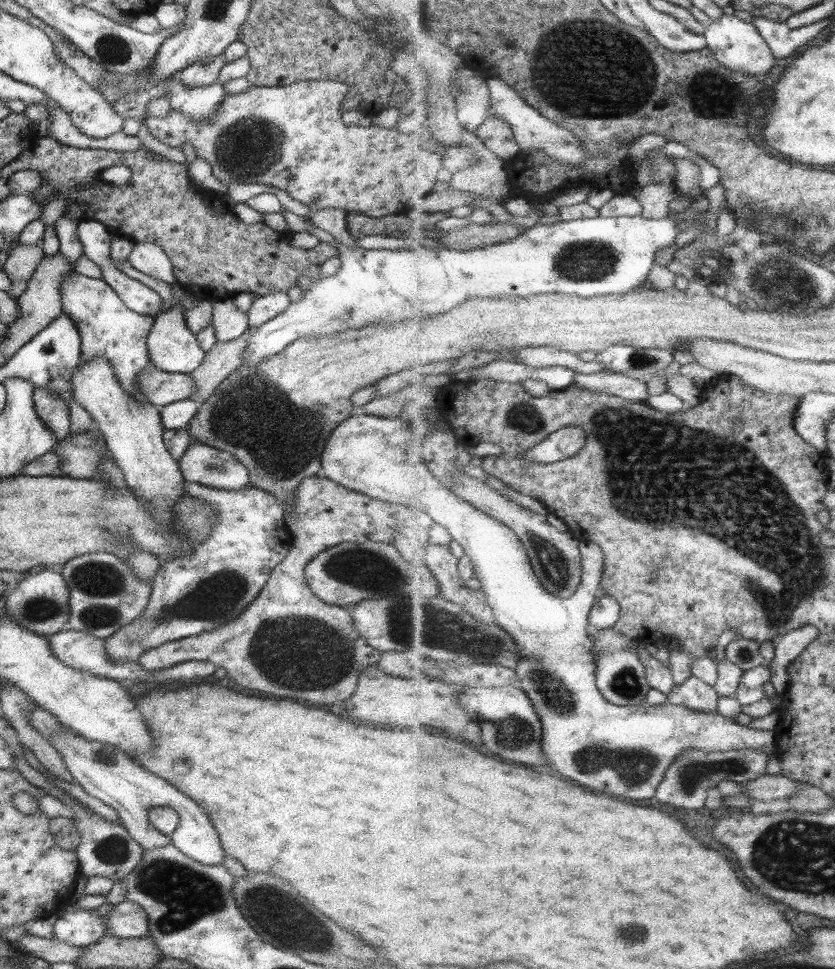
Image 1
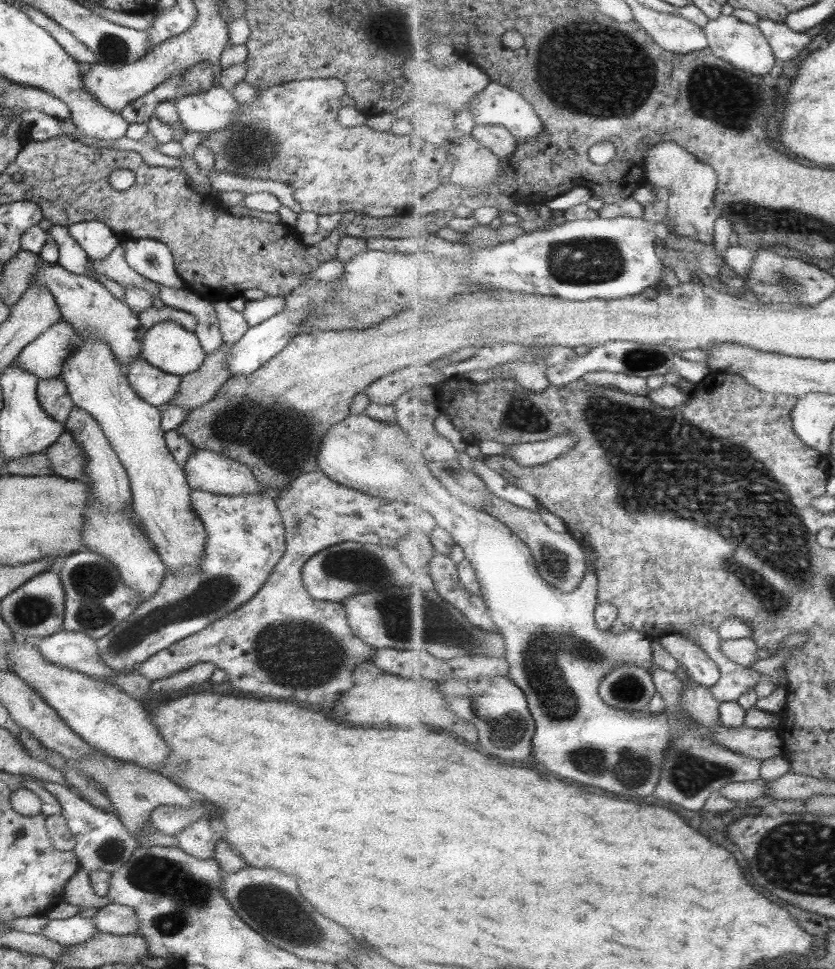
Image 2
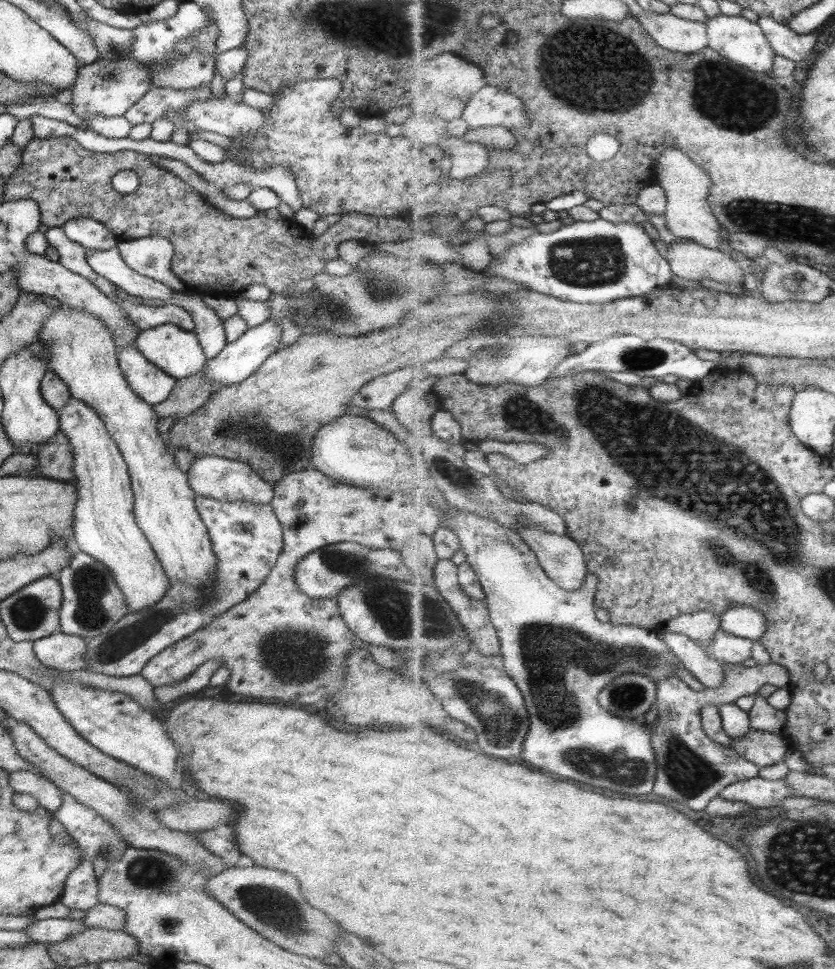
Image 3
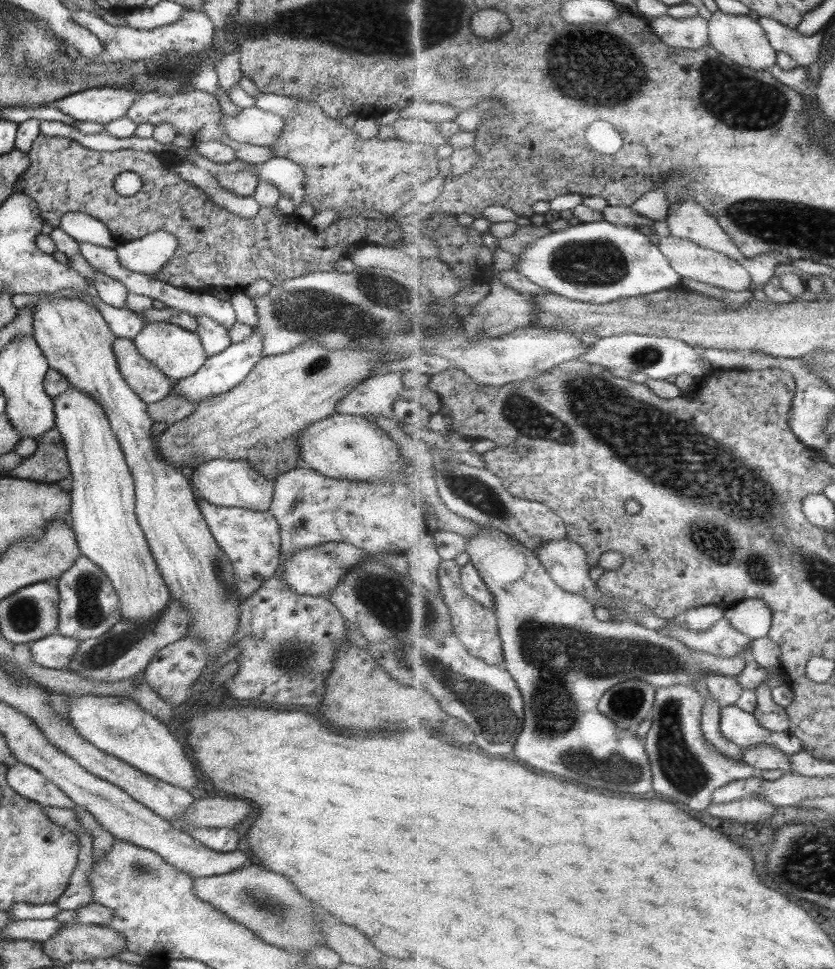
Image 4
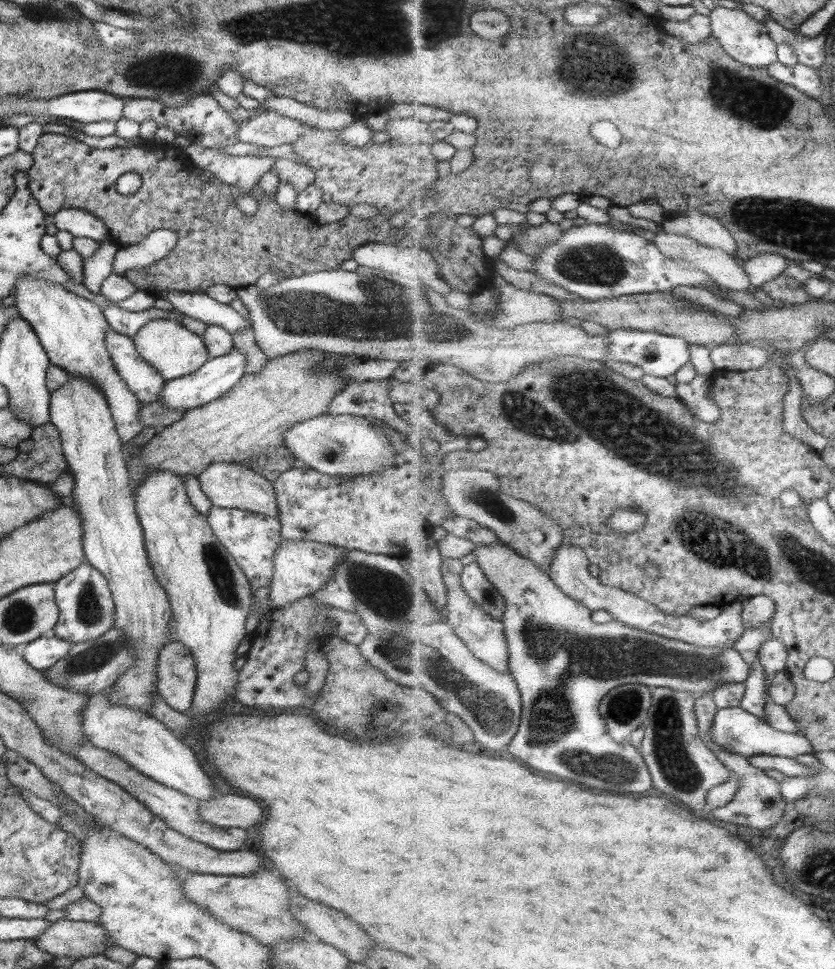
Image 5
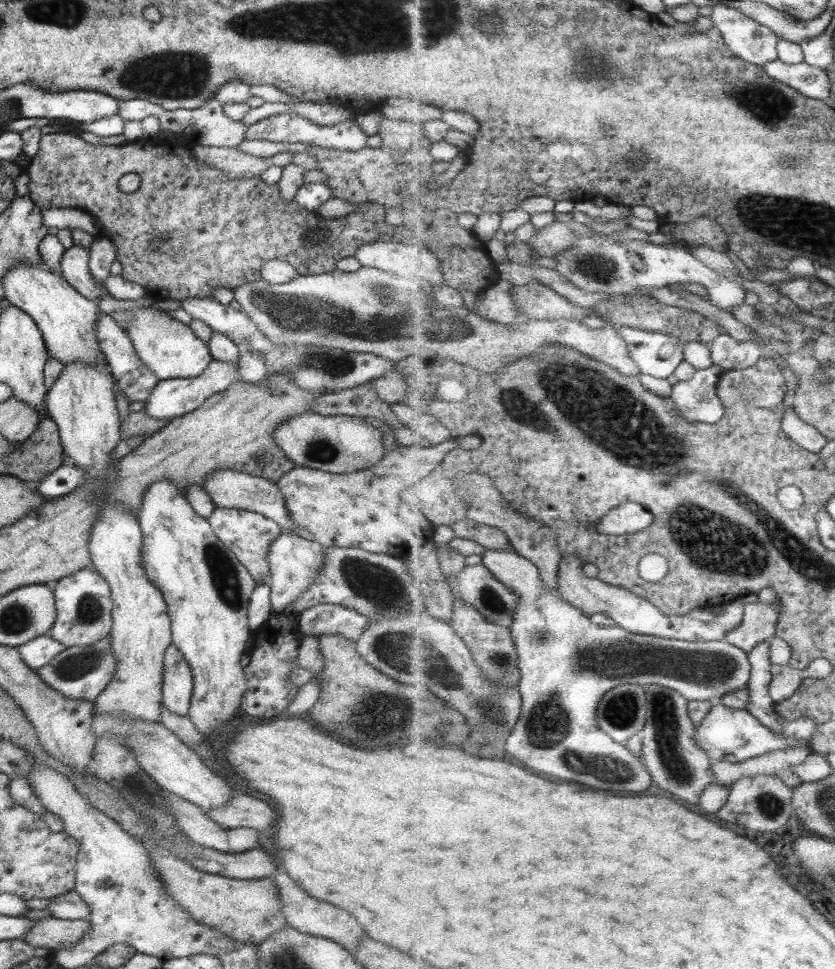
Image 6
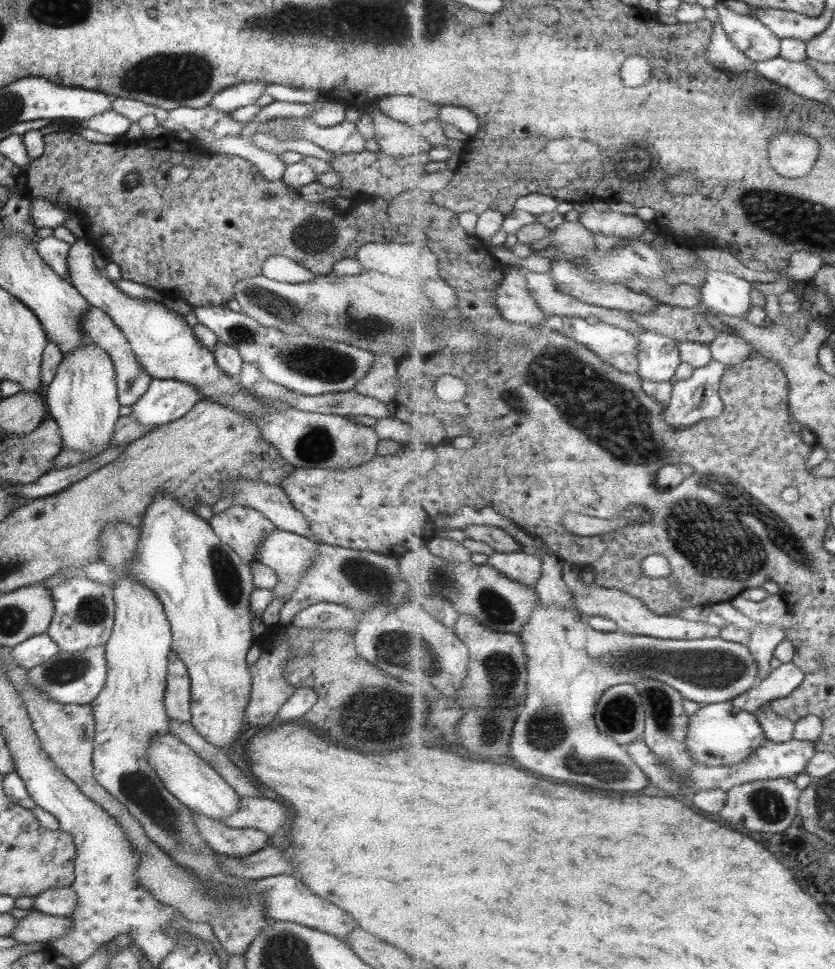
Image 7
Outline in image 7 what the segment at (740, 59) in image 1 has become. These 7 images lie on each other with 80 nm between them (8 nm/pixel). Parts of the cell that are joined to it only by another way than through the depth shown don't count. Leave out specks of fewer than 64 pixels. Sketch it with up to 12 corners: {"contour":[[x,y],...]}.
{"contour":[[722,2],[716,10],[739,51],[759,63],[780,57],[782,38]]}

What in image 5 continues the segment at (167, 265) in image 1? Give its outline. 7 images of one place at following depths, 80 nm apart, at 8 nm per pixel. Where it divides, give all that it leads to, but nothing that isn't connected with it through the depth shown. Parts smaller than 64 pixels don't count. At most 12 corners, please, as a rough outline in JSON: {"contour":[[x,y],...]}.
{"contour":[[155,229],[118,247],[112,272],[149,267],[174,249],[177,235]]}

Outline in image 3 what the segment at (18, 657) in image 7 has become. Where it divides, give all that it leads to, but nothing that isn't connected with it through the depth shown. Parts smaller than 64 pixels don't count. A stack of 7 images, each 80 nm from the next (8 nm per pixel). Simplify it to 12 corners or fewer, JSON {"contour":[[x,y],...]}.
{"contour":[[57,632],[32,651],[55,672],[85,671],[87,639]]}

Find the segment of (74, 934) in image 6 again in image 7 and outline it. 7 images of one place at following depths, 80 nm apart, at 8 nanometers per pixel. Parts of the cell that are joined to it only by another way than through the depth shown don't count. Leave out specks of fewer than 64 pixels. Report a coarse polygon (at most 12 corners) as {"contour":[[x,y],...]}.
{"contour":[[37,910],[18,920],[10,937],[49,944],[70,930],[68,918]]}

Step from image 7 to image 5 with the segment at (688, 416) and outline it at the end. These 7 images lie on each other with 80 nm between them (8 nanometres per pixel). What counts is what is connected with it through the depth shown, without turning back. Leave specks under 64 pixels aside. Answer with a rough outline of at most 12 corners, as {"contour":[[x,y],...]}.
{"contour":[[698,374],[676,385],[695,416],[712,423],[721,407],[710,396],[713,375]]}

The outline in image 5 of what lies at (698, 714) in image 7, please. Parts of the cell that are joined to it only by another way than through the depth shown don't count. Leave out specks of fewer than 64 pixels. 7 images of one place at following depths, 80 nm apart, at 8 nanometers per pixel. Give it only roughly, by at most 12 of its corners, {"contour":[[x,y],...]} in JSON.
{"contour":[[736,704],[718,709],[710,735],[748,759],[815,753]]}

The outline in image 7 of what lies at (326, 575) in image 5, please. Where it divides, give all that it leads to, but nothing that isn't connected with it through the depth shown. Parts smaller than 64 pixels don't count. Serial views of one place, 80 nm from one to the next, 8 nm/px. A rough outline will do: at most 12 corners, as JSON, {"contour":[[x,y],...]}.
{"contour":[[278,529],[261,539],[257,562],[276,576],[285,603],[313,565],[317,544]]}

